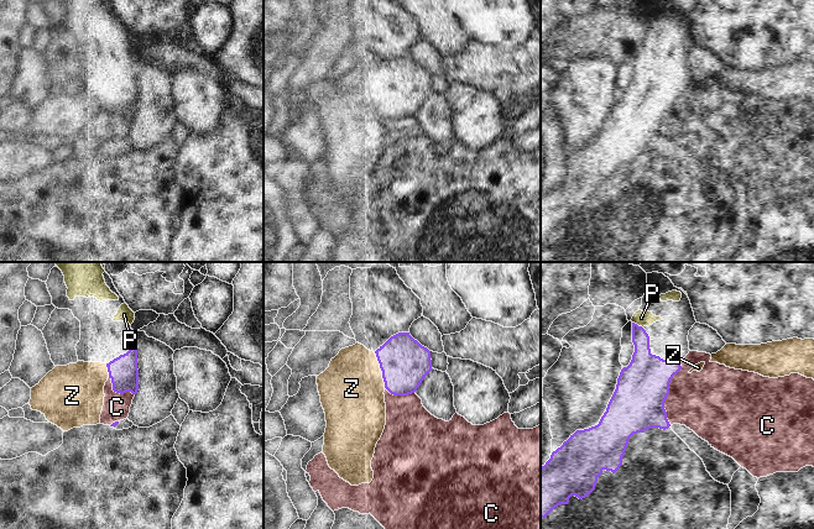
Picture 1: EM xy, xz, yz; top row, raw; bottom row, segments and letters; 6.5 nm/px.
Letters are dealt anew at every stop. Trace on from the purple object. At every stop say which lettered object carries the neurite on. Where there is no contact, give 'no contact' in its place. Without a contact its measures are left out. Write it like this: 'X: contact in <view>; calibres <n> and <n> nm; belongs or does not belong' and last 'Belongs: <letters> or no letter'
C: contact in yz; calibres 340 and 400 nm; does not belong
P: contact in yz; calibres 150 and 100 nm; belongs
Z: contact in xz; calibres 320 and 420 nm; does not belong
Belongs: P

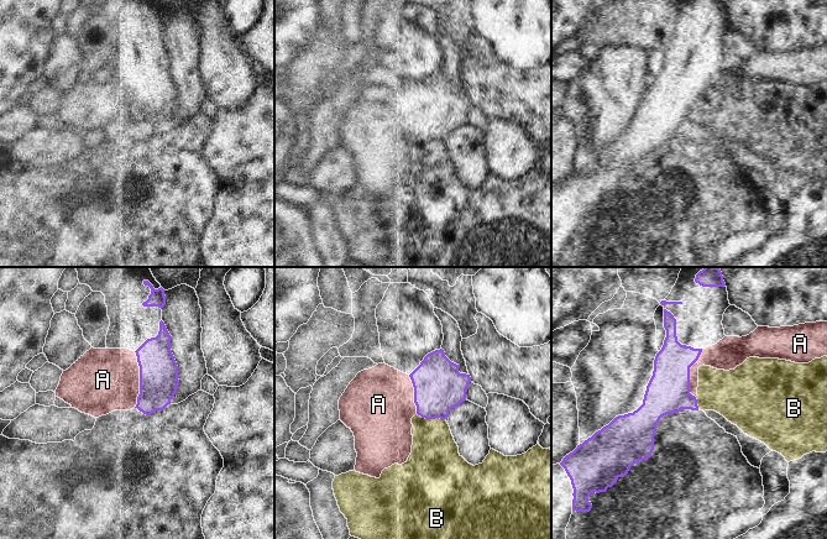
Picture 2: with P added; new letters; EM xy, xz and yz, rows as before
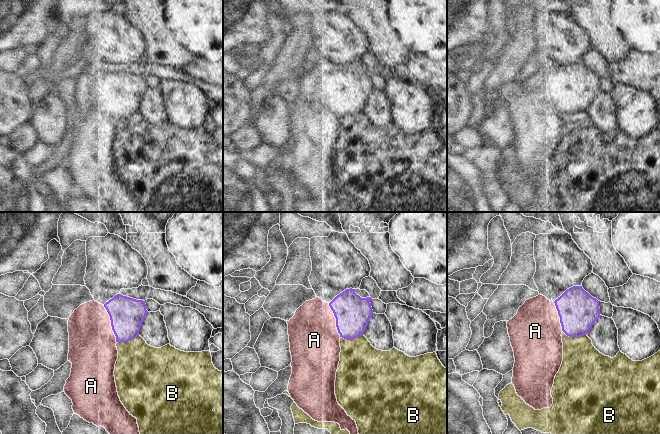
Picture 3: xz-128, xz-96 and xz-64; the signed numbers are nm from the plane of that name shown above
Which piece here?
A: contact in xy; calibres 260 and 420 nm; does not belong
B: contact in xz; calibres 320 and 320 nm; does not belong
Belongs: no letter

